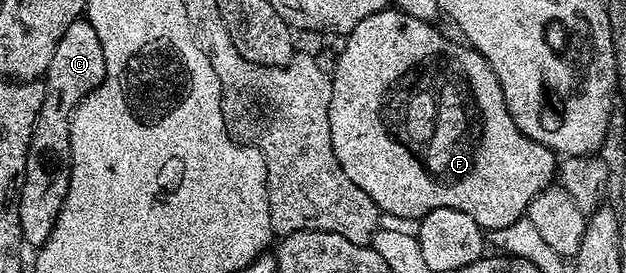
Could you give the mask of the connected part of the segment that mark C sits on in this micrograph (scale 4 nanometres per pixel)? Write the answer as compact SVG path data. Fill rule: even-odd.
M85 20L68 24L68 32L60 36L60 44L56 44L56 52L52 52L52 64L48 64L44 75L46 95L40 116L36 116L26 157L22 197L18 199L20 232L27 247L44 245L52 236L52 228L56 228L56 220L68 196L70 183L70 121L74 109L105 78L104 48L100 48L100 36L96 36L96 28L92 28L92 24Z

